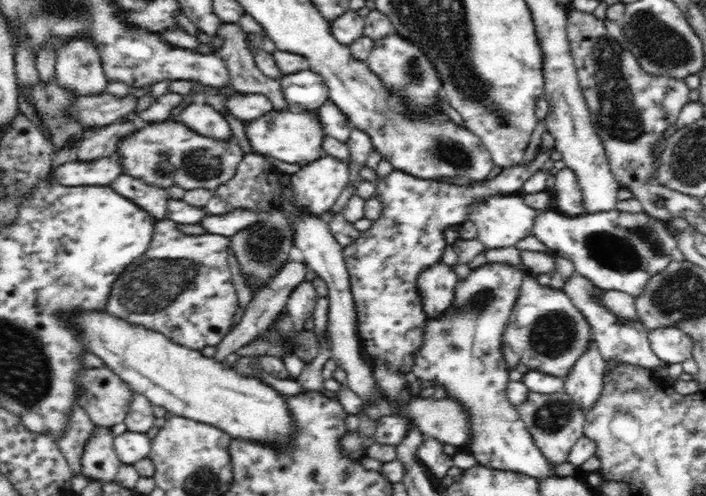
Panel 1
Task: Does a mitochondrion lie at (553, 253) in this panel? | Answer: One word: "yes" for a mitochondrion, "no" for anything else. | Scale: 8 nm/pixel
no

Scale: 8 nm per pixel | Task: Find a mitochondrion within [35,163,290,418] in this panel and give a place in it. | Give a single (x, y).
(153, 286)

